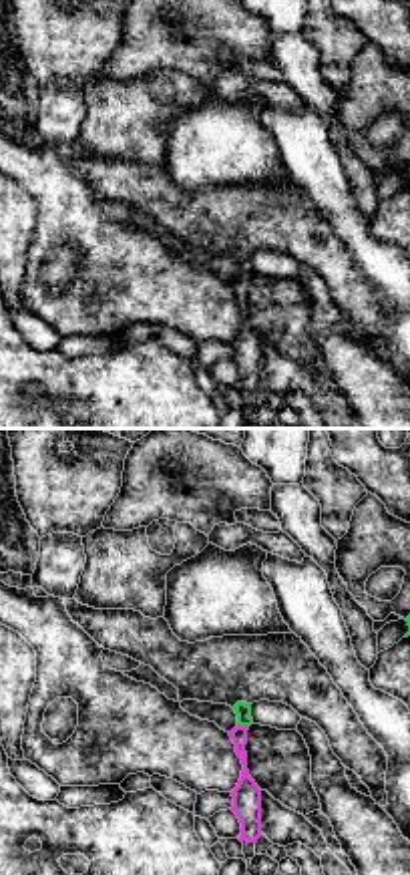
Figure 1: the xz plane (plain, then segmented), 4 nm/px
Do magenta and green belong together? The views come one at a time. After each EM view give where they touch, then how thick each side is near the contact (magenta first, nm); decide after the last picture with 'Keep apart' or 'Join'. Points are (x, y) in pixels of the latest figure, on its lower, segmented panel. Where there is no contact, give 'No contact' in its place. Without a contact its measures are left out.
Touches magenta at (244, 727). Thickness 90 nm (magenta) against 60 nm

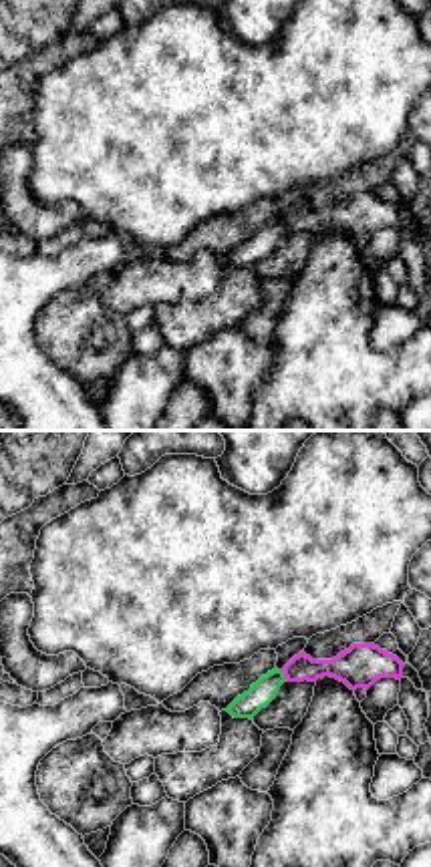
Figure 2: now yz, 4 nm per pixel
Touches magenta at (284, 674). Thickness 120 nm (magenta) against 100 nm

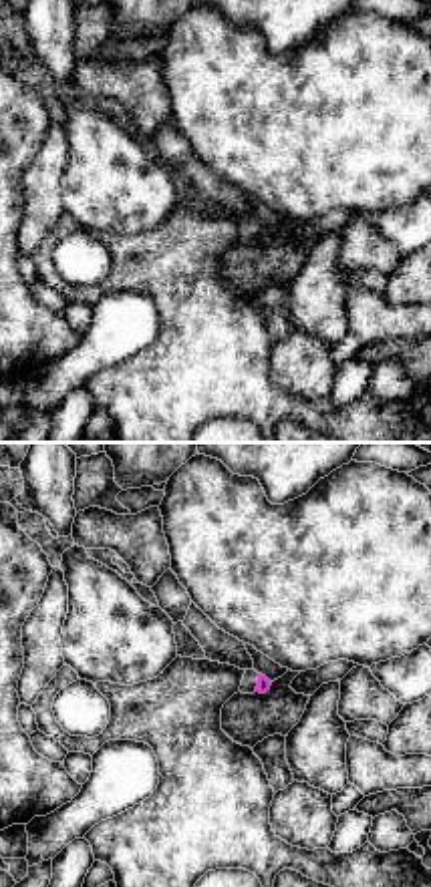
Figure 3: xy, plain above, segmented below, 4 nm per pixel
No contact

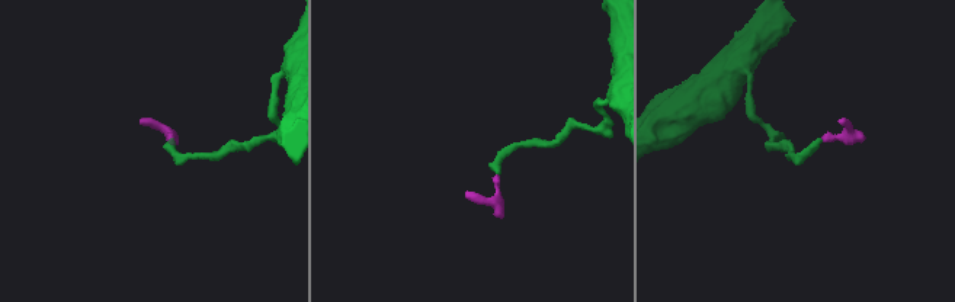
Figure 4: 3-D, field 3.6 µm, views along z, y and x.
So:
Join

